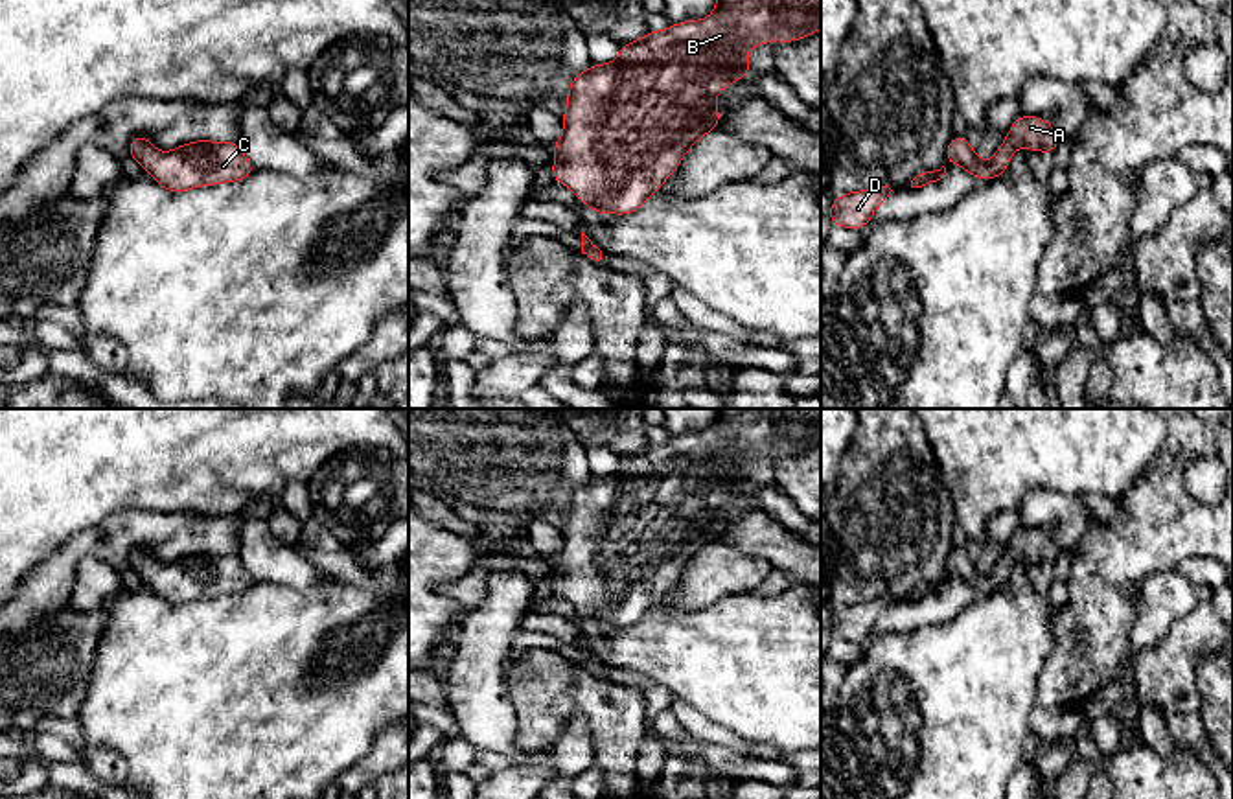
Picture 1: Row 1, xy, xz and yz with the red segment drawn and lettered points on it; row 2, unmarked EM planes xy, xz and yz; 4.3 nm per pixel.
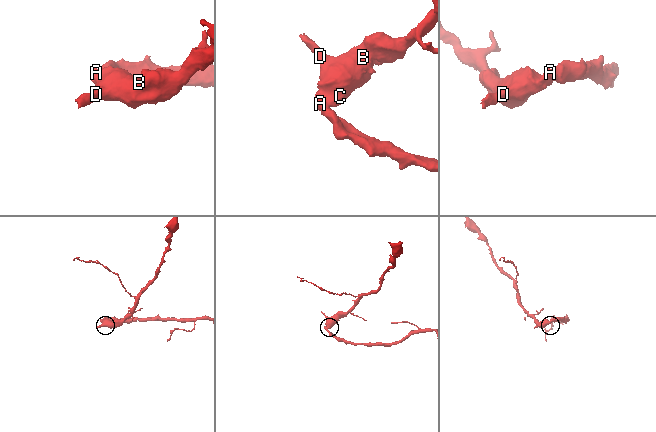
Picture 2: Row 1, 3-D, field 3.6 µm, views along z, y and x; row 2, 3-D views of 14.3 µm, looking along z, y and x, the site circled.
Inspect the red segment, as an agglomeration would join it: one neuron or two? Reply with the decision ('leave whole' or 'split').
leave whole

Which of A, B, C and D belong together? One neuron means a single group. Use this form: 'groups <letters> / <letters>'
groups A B C D

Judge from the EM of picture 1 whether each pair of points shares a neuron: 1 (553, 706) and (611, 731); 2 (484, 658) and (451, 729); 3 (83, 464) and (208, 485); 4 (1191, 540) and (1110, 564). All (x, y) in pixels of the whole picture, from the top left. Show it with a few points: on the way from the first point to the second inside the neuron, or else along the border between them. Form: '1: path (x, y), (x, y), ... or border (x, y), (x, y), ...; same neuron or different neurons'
1: path (567, 706), (586, 706), (597, 717); same neuron
2: border (448, 709), (462, 737); different neurons
3: path (115, 464), (177, 464); same neuron
4: path (1171, 540), (1140, 540), (1130, 547); same neuron

